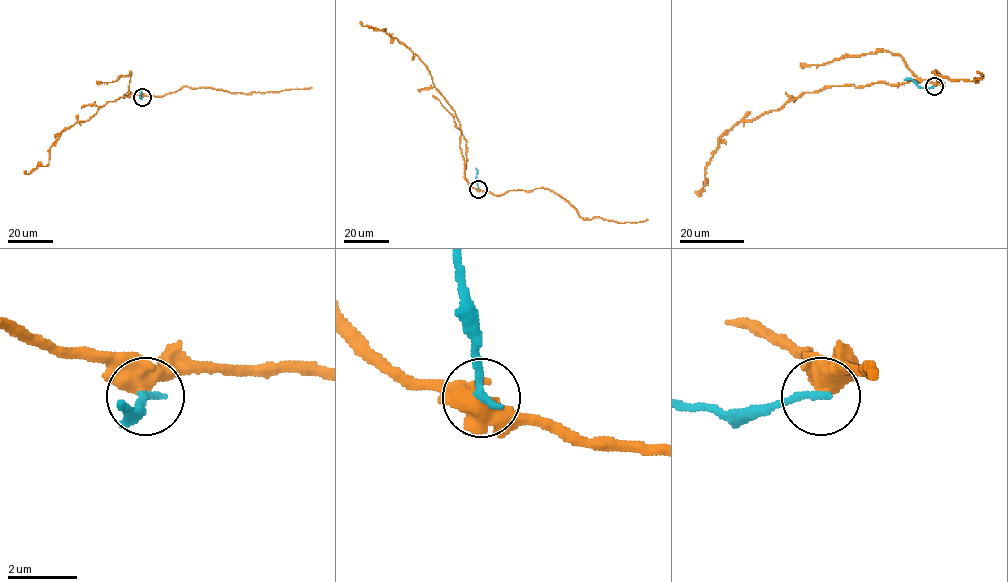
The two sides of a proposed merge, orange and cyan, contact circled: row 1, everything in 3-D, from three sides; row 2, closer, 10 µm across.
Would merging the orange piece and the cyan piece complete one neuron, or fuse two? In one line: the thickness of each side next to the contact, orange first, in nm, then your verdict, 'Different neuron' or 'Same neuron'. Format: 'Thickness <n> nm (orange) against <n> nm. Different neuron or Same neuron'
Thickness 500 nm (orange) against 240 nm. Different neuron

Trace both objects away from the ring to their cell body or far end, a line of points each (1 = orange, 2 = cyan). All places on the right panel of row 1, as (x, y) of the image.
1: (934, 86), (917, 79), (803, 93), (726, 131), (706, 166), (707, 184), (701, 196), (695, 192)
2: (934, 86), (919, 87), (908, 78), (904, 79)

